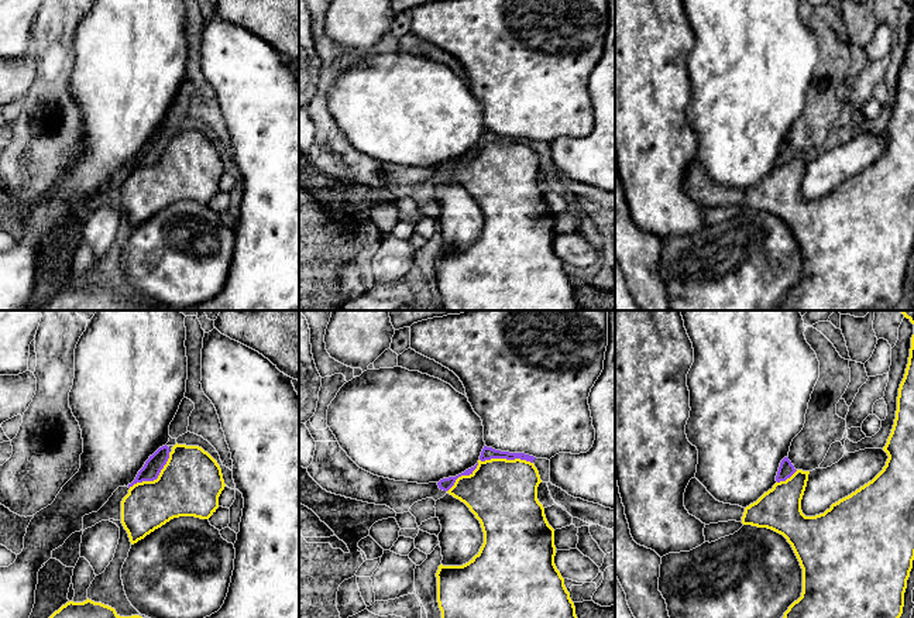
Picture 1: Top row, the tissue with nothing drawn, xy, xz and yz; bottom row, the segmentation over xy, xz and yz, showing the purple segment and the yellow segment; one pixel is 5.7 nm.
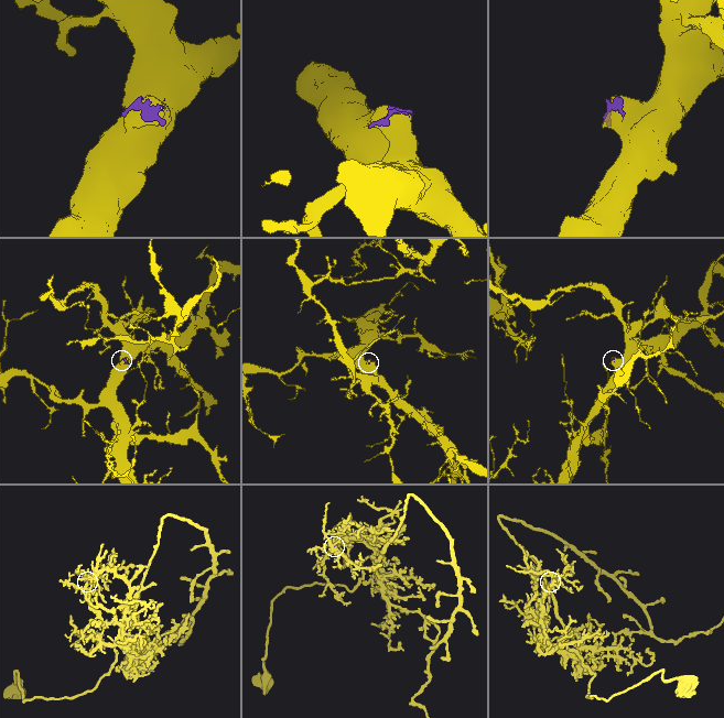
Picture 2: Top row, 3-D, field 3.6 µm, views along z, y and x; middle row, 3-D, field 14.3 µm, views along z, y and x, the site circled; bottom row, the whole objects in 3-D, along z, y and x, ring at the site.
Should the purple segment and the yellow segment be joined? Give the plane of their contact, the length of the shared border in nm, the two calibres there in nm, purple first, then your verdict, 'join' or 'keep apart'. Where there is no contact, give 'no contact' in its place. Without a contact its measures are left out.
xy | 300 nm | 100/360 nm | keep apart

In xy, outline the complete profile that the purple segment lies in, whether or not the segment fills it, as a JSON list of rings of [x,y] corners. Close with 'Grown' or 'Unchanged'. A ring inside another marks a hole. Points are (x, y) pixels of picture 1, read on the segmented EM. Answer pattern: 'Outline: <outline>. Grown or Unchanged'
Outline: [[[165,444],[159,447],[152,456],[150,456],[144,467],[138,471],[135,480],[131,484],[128,484],[128,488],[137,483],[157,480],[168,459],[169,447]]]. Unchanged

